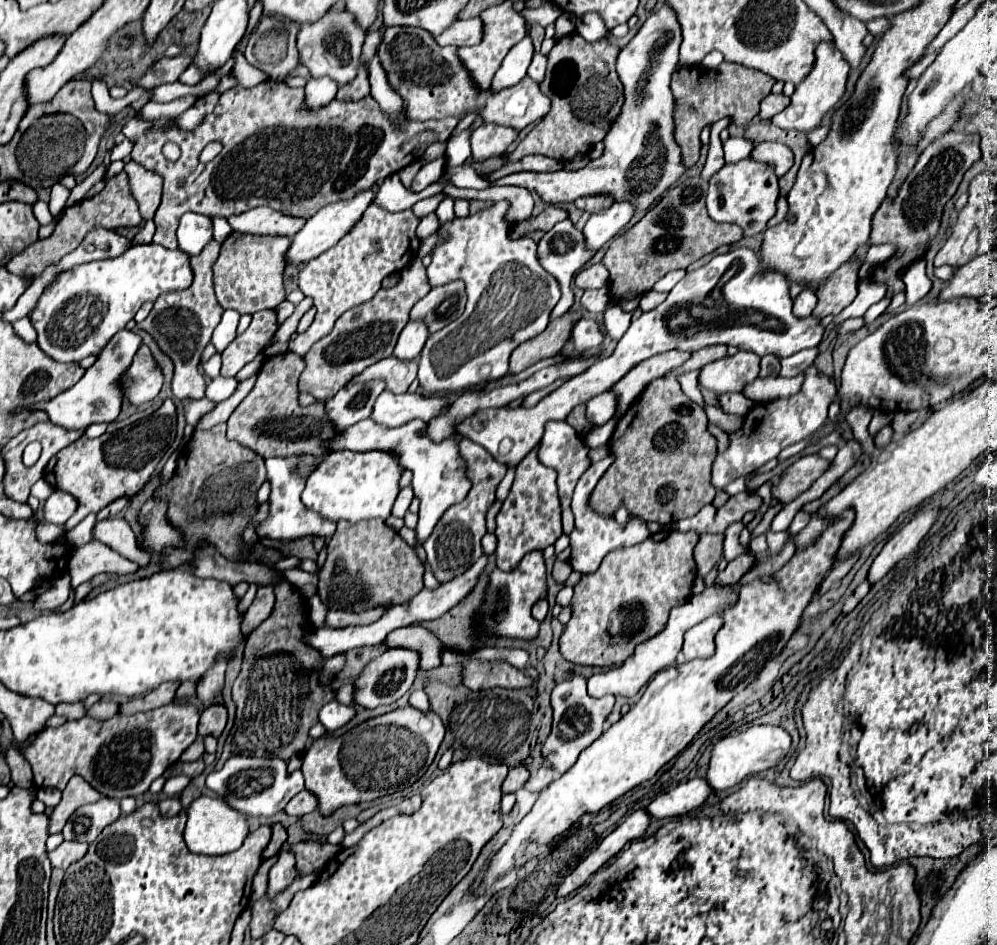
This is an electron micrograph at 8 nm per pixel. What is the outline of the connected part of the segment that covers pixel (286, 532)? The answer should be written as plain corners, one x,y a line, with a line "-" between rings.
288,456
288,458
268,458
266,460
266,482
270,482
270,496
268,496
268,518
258,524
256,534
258,538
270,538
278,540
282,544
304,538
304,536
314,536
314,538
330,538
334,534
334,522
320,516
318,512
312,512
306,508
300,500
300,494
304,490
306,478
296,472
298,466
298,456

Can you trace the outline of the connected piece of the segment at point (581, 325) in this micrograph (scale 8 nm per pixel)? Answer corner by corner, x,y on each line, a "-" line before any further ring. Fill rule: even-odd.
583,318
575,324
572,330
572,339
576,350
584,352
584,350
588,350
588,348
592,348
592,346
594,346
594,348
600,346
602,340
604,340
604,334
602,334
598,322

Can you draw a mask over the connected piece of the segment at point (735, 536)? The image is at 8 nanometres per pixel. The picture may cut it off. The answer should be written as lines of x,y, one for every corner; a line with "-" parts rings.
742,521
734,522
725,531
723,544
723,554
728,562
734,560
739,555
747,553
748,548
744,548
739,542
740,531
744,528

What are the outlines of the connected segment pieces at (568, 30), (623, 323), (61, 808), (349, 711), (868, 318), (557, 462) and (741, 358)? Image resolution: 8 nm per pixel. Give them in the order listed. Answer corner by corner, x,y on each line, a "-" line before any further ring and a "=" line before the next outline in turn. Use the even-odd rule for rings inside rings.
562,12
562,14
558,16
558,20
554,22
554,26
556,26
554,38
558,40
558,38
562,38
562,36
572,34
572,32
574,32
574,24
576,24
576,16
570,14
570,12
=
618,306
606,310
604,322
606,322
606,332
608,332
608,336
614,338
614,340
620,340
620,336
622,336
622,334
628,330
628,326
630,326
630,318
632,318
632,316
626,314
626,312
622,312
=
72,778
68,782
68,786
62,792
62,802
58,804
58,808
52,812
50,816
50,824
48,824
48,834
56,834
62,830
62,826
66,824
66,818
82,804
86,802
96,802
96,798
102,798
102,794
98,794
92,786
86,786
86,782
82,782
82,778
=
332,700
326,706
322,706
318,720
324,724
324,728
328,732
334,732
334,730
342,728
346,722
350,722
354,718
354,714
356,714
356,710
352,706
344,706
344,704
=
884,297
880,302
877,302
876,304
870,306
870,308
863,316
866,324
874,322
879,316
881,316
885,312
890,301
891,300
889,298
=
550,420
544,426
544,436
540,438
538,444
538,460
544,466
550,466
558,472
558,496
560,496
560,504
562,504
562,524
564,524
564,534
570,534
574,530
574,516
570,510
570,500
572,500
572,492
574,486
578,482
578,478
586,472
586,468
590,466
590,458
588,458
588,446
578,438
576,430
566,422
556,422
=
736,352
734,356
730,358
722,358
722,360
716,360
708,366
702,368
700,372
700,384
708,390
714,390
718,396
724,394
724,392
742,392
742,386
750,384
760,372
760,358
750,354
750,352

